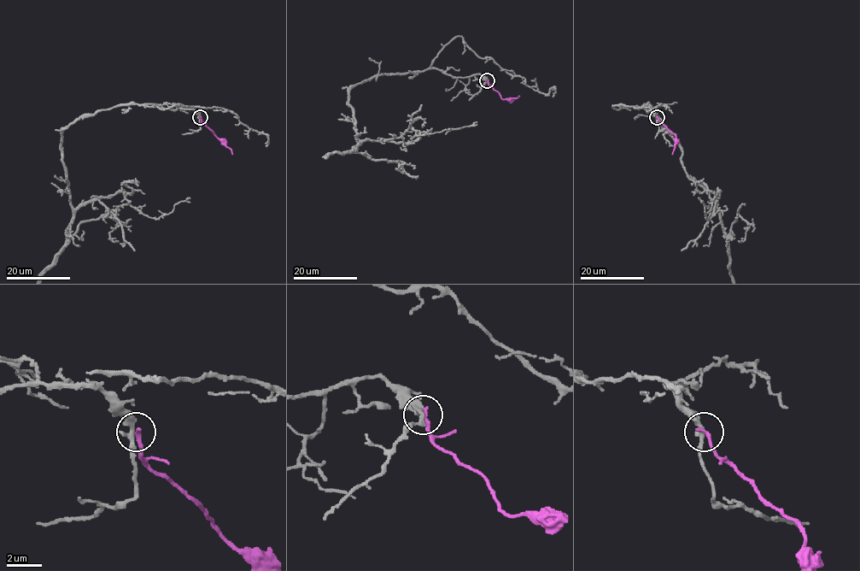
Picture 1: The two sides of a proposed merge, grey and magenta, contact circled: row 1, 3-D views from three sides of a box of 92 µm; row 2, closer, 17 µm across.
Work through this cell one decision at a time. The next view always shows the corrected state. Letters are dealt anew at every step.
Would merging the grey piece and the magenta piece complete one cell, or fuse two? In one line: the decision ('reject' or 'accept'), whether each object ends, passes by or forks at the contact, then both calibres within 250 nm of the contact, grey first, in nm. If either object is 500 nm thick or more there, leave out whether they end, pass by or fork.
reject | grey passes by | magenta ends | 280/240 nm

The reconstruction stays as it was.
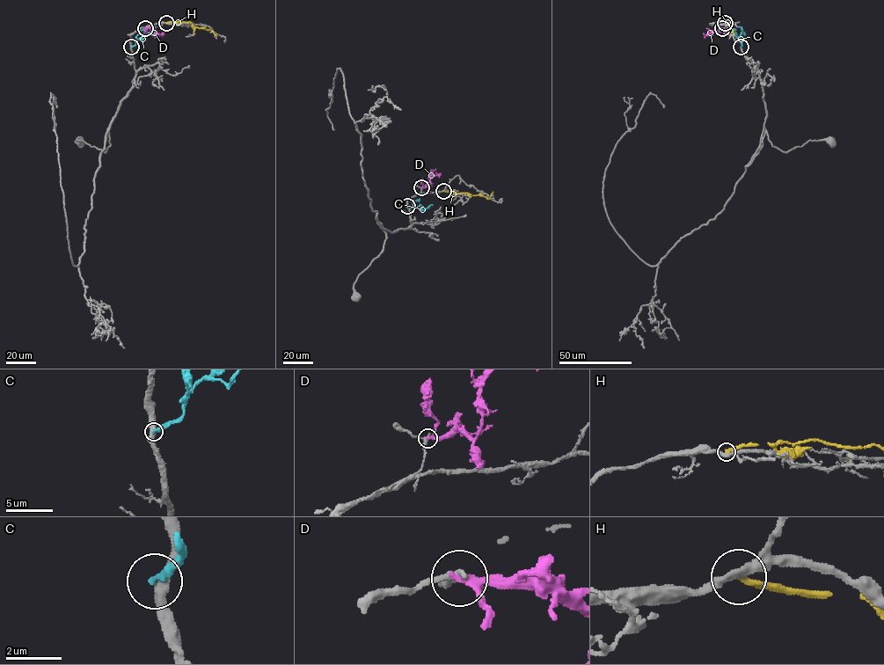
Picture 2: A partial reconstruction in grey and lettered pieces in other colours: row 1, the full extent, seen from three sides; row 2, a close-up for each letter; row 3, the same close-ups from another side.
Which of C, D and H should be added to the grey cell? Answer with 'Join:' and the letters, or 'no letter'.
Join: no letter

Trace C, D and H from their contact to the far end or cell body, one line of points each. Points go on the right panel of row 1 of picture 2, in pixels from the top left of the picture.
C: (741, 47), (742, 40), (739, 37), (741, 32), (744, 34), (740, 26)
D: (722, 28), (721, 32), (703, 33)
H: (725, 23), (727, 21), (729, 28), (733, 30), (726, 36)

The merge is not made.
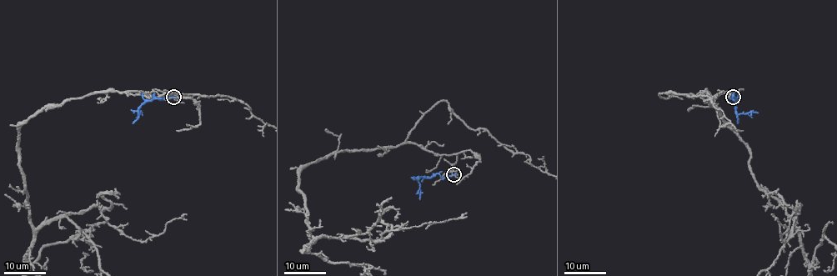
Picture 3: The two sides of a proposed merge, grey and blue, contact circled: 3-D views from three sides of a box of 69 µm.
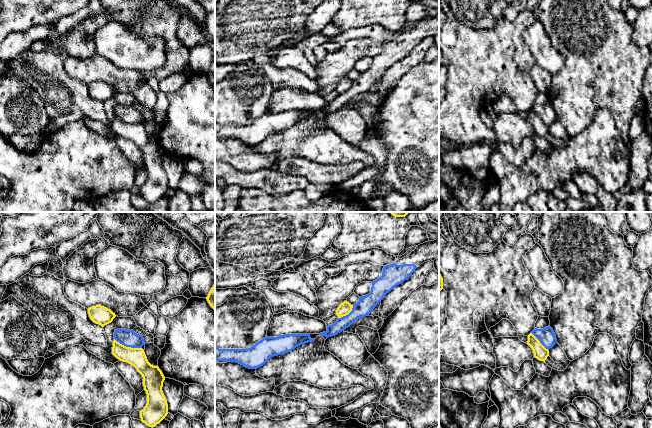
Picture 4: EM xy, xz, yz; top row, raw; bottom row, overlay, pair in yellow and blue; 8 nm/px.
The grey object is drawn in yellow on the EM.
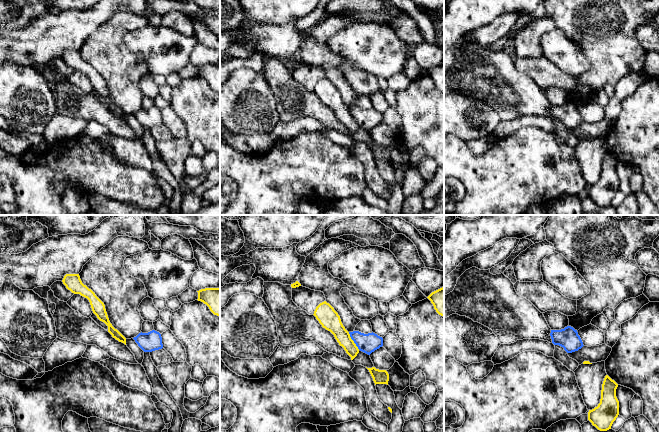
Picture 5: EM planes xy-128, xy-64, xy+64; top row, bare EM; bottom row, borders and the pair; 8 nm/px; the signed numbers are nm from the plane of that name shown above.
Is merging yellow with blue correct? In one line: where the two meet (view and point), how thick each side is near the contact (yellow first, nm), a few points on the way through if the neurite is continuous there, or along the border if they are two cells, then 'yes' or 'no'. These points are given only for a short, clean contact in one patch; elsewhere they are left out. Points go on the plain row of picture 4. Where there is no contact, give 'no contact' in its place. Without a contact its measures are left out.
meets yellow in xy at (127, 123); 150 nm thick on the yellow side, 140 nm on the other; border along xy (114, 114), (126, 122), (140, 124); no

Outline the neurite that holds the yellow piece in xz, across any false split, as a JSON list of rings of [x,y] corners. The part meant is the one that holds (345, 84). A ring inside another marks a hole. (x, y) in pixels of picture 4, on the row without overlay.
[[[344,77],[339,81],[339,83],[336,86],[336,91],[338,94],[341,94],[343,92],[348,91],[352,87],[353,81],[351,81],[349,78]]]

